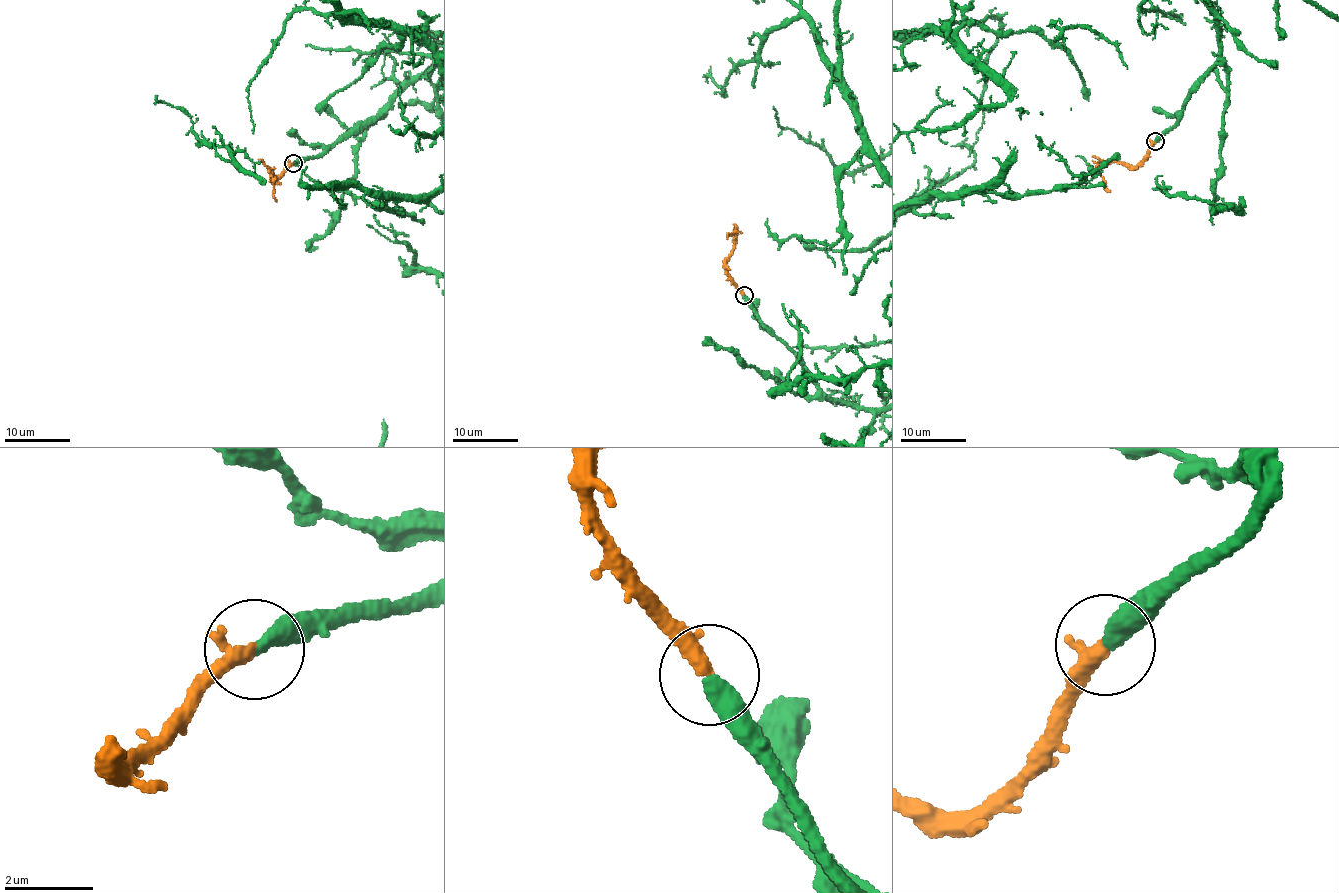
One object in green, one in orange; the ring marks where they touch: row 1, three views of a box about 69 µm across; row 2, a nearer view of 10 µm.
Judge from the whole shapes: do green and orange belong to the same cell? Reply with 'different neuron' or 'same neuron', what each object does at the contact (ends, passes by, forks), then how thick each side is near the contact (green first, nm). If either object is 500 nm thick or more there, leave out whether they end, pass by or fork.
same neuron; green ends there; orange passes by; 380 nm thick on the green side, 240 nm on the other

